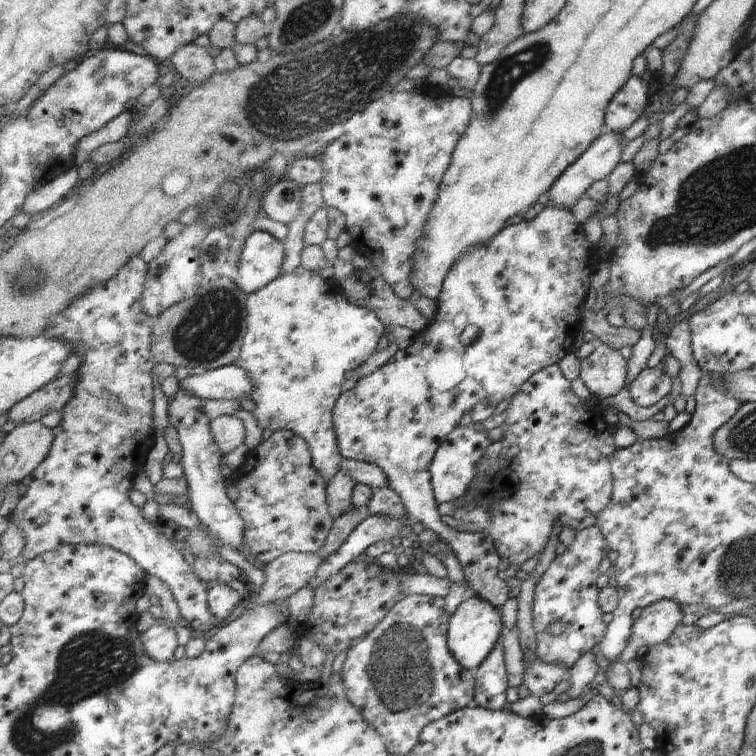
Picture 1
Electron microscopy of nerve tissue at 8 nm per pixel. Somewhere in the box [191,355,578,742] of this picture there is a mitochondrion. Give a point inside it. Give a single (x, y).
(399, 676)

